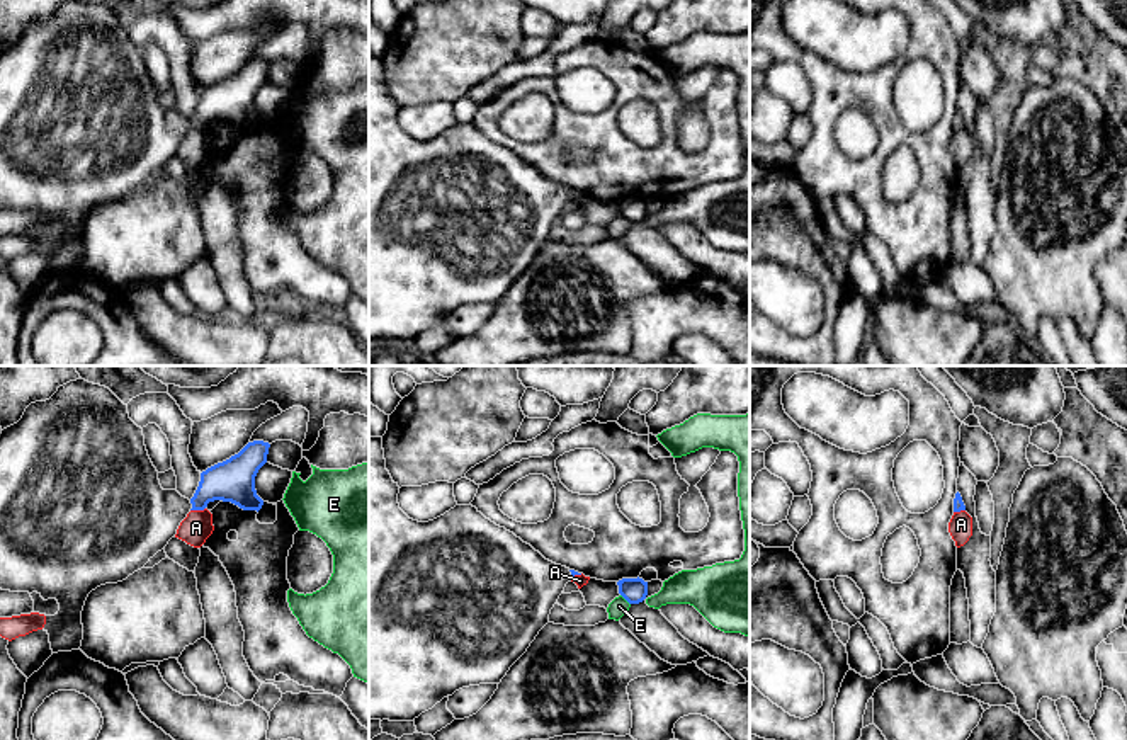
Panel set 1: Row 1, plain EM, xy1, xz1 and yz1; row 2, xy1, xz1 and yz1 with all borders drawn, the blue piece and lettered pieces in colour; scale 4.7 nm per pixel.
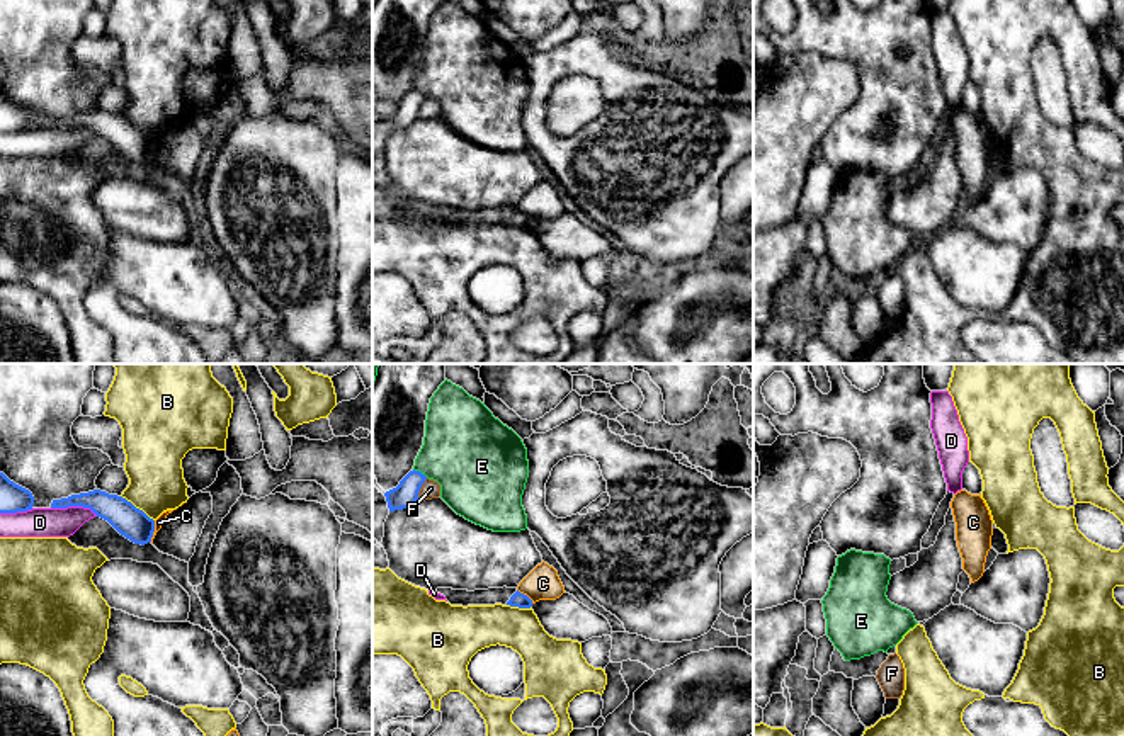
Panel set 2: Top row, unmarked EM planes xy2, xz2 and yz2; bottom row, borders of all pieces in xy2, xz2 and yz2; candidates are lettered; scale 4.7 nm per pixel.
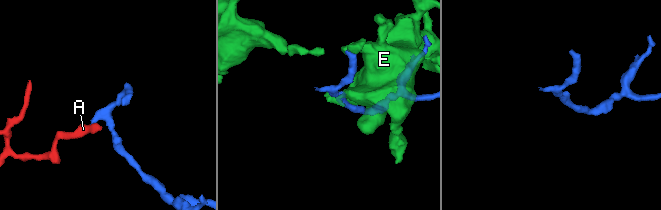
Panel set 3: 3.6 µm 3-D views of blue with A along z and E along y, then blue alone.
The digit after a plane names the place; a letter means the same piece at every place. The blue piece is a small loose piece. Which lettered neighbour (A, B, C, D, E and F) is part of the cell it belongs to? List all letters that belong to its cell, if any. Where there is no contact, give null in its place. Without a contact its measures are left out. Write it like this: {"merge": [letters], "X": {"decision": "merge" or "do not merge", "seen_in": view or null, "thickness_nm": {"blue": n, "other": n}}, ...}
{"merge": [], "A": {"decision": "do not merge", "seen_in": "xy1", "thickness_nm": {"blue": 200, "other": 150}}, "B": {"decision": "do not merge", "seen_in": "xy2", "thickness_nm": {"blue": 150, "other": 280}}, "C": {"decision": "do not merge", "seen_in": "xy2", "thickness_nm": {"blue": 150, "other": 50}}, "D": {"decision": "do not merge", "seen_in": "xy2", "thickness_nm": {"blue": 150, "other": 140}}, "E": {"decision": "do not merge", "seen_in": "xz2", "thickness_nm": {"blue": 110, "other": 400}}, "F": {"decision": "do not merge", "seen_in": "xz2", "thickness_nm": {"blue": 110, "other": 90}}}

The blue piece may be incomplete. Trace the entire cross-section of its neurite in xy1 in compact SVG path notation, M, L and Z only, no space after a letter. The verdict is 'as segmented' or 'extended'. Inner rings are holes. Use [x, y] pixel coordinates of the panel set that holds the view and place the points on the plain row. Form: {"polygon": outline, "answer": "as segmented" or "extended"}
{"polygon": "M70 0L59 5L49 19L31 22L22 37L3 48L0 53L0 208L10 211L37 211L44 219L56 218L59 230L54 235L46 235L46 243L42 247L49 253L51 269L53 272L80 269L83 259L82 230L88 213L100 204L122 201L141 189L172 157L175 157L180 141L190 129L204 129L207 122L214 119L231 121L243 129L258 131L262 128L263 119L257 114L255 95L267 82L269 66L269 61L253 60L229 78L207 87L201 92L199 105L189 119L177 109L161 107L158 90L144 65L143 48L129 37L127 24L124 24L109 7L88 0Z", "answer": "extended"}

